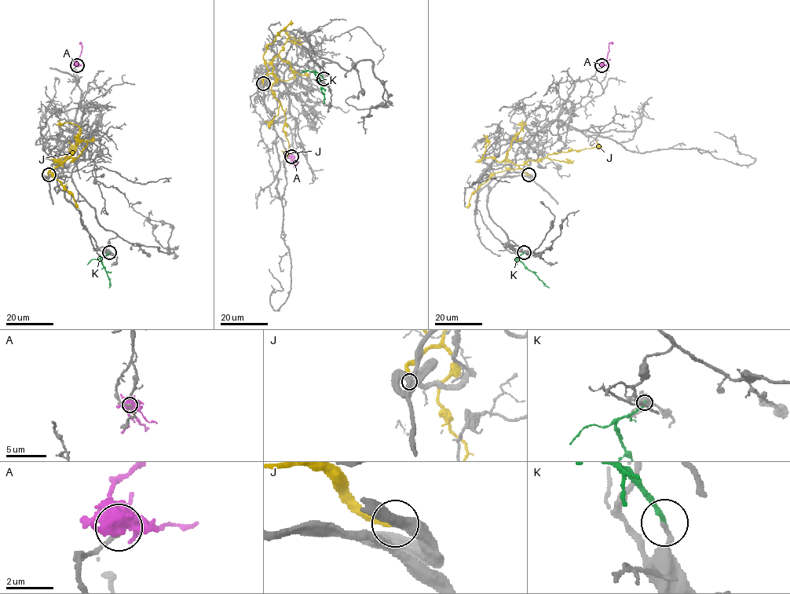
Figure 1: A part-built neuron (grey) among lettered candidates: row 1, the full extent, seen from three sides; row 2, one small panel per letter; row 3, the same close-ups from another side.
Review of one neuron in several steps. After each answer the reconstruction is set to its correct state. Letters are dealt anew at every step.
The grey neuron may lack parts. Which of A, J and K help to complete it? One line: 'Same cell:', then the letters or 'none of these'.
Same cell: none of these

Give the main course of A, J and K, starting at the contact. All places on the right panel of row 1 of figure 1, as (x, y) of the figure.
A: (602, 65), (609, 51), (608, 44), (612, 44)
J: (529, 174), (519, 165), (529, 160), (539, 161), (548, 155), (593, 148), (597, 144), (595, 141)
K: (524, 252), (517, 259), (549, 287)

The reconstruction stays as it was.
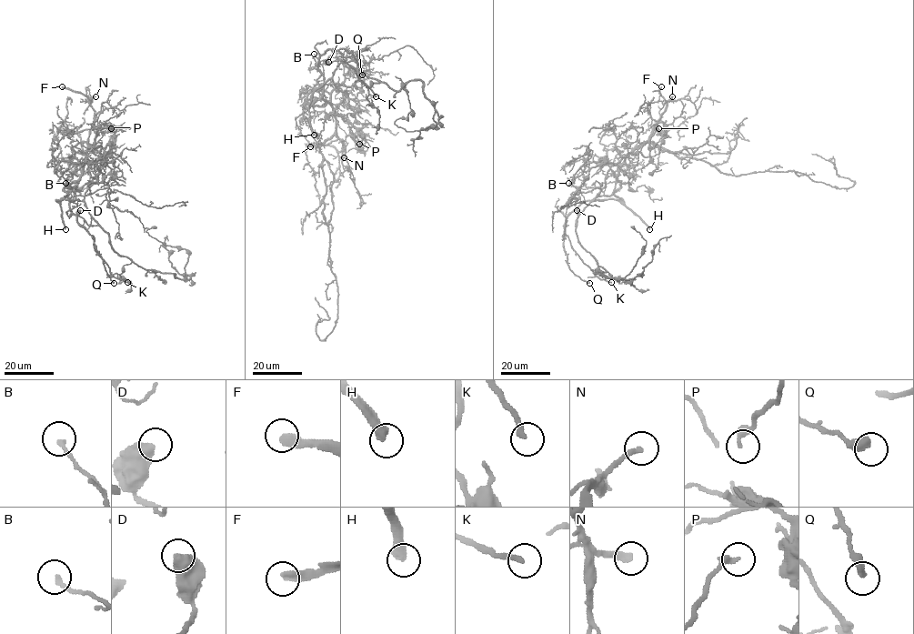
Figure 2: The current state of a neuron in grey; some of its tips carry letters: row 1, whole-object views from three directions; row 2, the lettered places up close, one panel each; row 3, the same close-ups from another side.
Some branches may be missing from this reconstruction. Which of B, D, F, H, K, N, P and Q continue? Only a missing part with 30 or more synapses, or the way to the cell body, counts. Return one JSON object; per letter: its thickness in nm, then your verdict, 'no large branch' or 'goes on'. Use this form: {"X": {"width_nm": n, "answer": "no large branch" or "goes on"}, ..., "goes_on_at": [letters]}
{"B": {"width_nm": 200, "answer": "no large branch"}, "D": {"width_nm": 550, "answer": "no large branch"}, "F": {"width_nm": 360, "answer": "goes on"}, "H": {"width_nm": 420, "answer": "goes on"}, "K": {"width_nm": 240, "answer": "goes on"}, "N": {"width_nm": 240, "answer": "goes on"}, "P": {"width_nm": 240, "answer": "no large branch"}, "Q": {"width_nm": 380, "answer": "no large branch"}, "goes_on_at": ["F", "H", "K", "N"]}

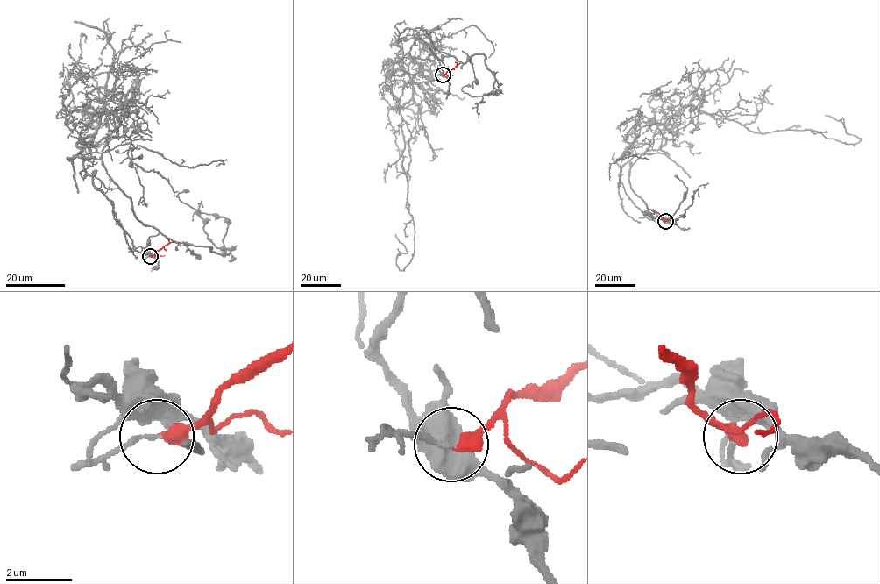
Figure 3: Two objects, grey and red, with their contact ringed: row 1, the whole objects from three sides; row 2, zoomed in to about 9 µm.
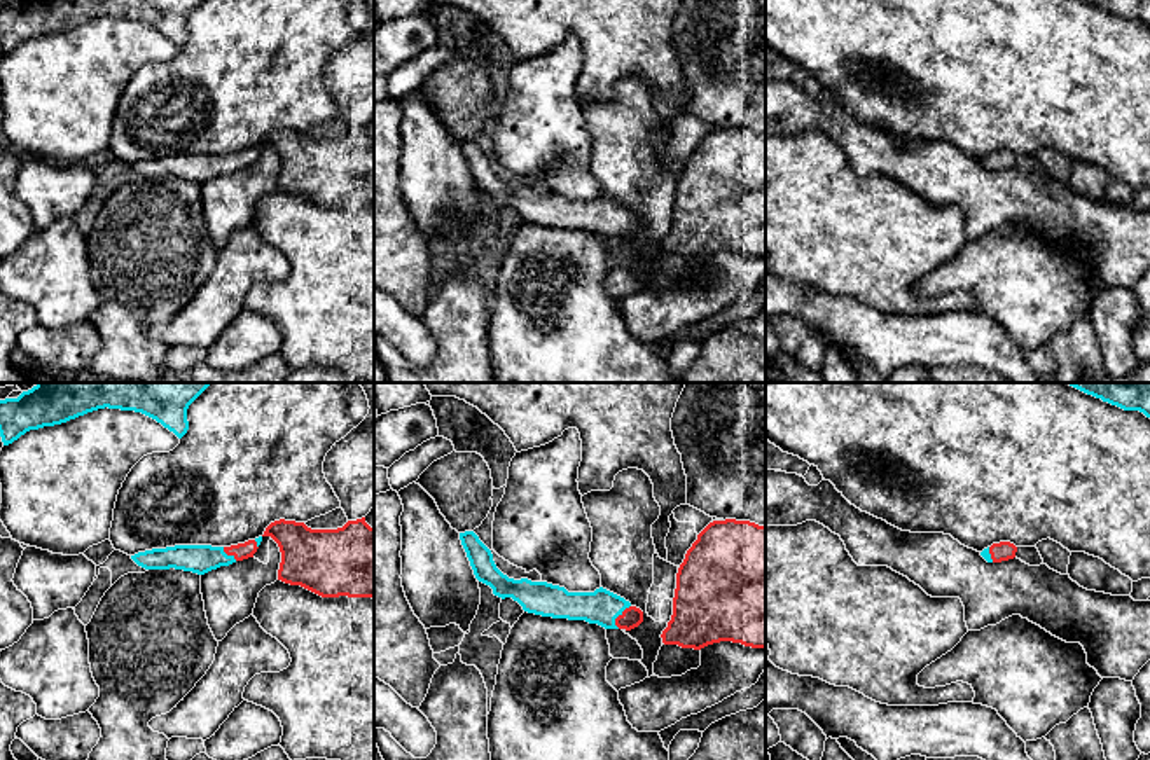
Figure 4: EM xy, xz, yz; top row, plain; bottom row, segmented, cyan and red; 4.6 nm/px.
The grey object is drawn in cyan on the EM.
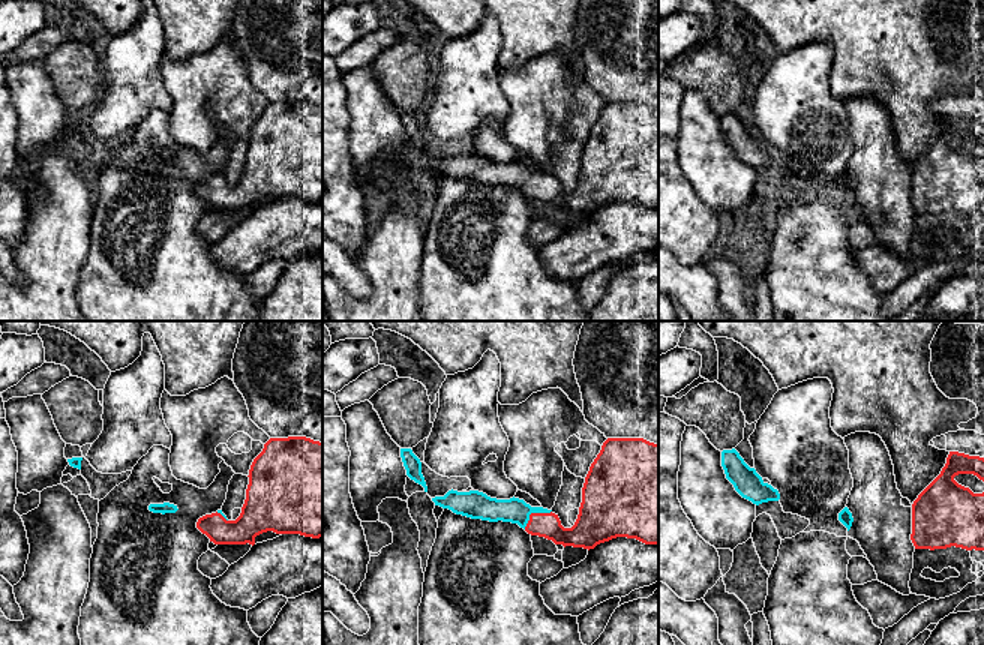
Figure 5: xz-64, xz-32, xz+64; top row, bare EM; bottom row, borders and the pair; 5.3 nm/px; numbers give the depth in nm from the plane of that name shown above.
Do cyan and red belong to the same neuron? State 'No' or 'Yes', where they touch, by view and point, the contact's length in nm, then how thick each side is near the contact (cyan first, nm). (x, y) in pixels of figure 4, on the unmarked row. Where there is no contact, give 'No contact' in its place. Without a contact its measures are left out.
Yes. Touches cyan at xz (617, 224). Shared border 130 nm. Thickness 160 nm (cyan) against 100 nm

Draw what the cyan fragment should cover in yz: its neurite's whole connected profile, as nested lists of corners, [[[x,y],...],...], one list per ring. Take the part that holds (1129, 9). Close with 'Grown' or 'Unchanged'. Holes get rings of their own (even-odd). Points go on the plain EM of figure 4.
[[[1084,0],[1124,19],[1140,19],[1150,26],[1150,0]]]. Unchanged

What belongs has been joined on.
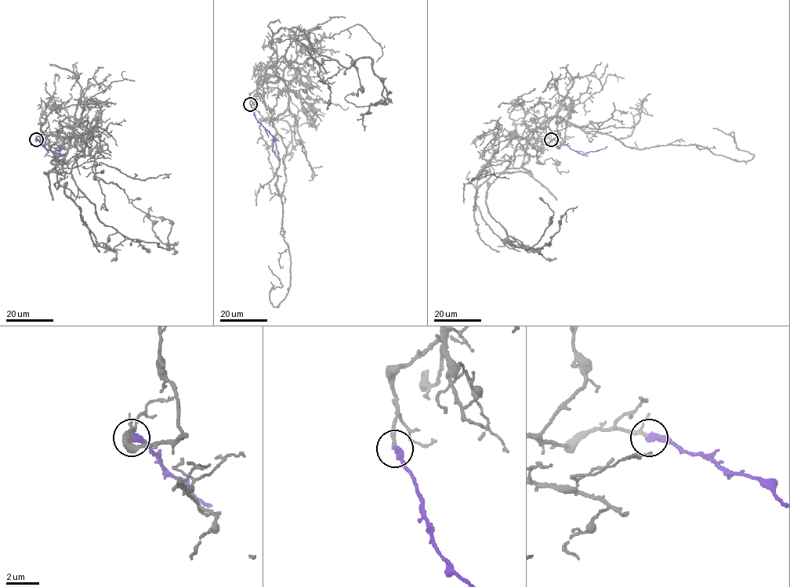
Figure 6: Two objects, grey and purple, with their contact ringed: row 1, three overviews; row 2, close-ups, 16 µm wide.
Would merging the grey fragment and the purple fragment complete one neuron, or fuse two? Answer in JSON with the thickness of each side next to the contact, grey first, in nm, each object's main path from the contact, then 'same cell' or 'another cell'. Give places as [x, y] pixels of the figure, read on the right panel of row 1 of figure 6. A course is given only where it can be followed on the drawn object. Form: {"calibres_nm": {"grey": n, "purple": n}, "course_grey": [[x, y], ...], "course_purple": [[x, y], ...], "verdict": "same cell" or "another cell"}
{"calibres_nm": {"grey": 150, "purple": 400}, "course_grey": [[552, 139], [514, 135], [528, 138], [561, 117], [629, 147], [693, 145], [740, 161], [754, 156], [712, 127]], "course_purple": [[552, 139], [582, 154], [607, 146]], "verdict": "same cell"}

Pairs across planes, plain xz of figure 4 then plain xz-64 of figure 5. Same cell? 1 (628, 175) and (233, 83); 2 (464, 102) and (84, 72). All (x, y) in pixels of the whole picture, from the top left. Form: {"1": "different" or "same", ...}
{"1": "same", "2": "same"}

